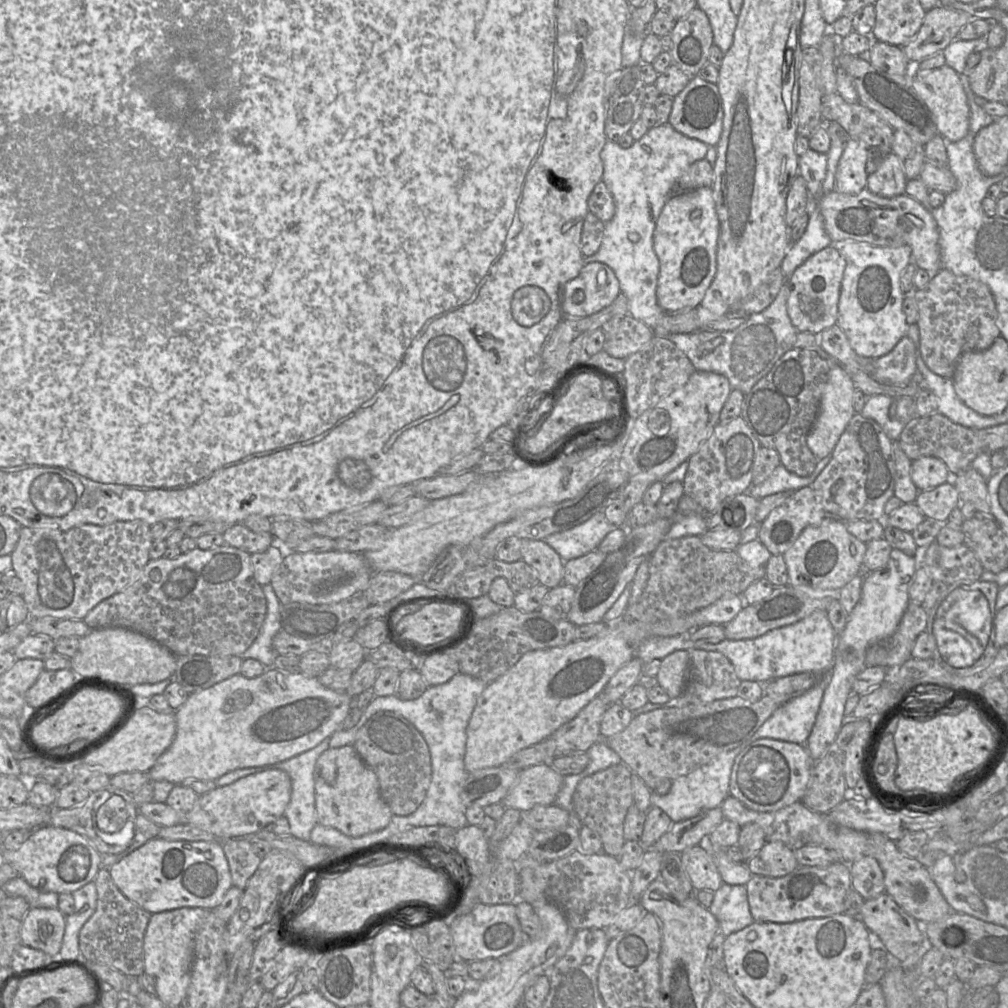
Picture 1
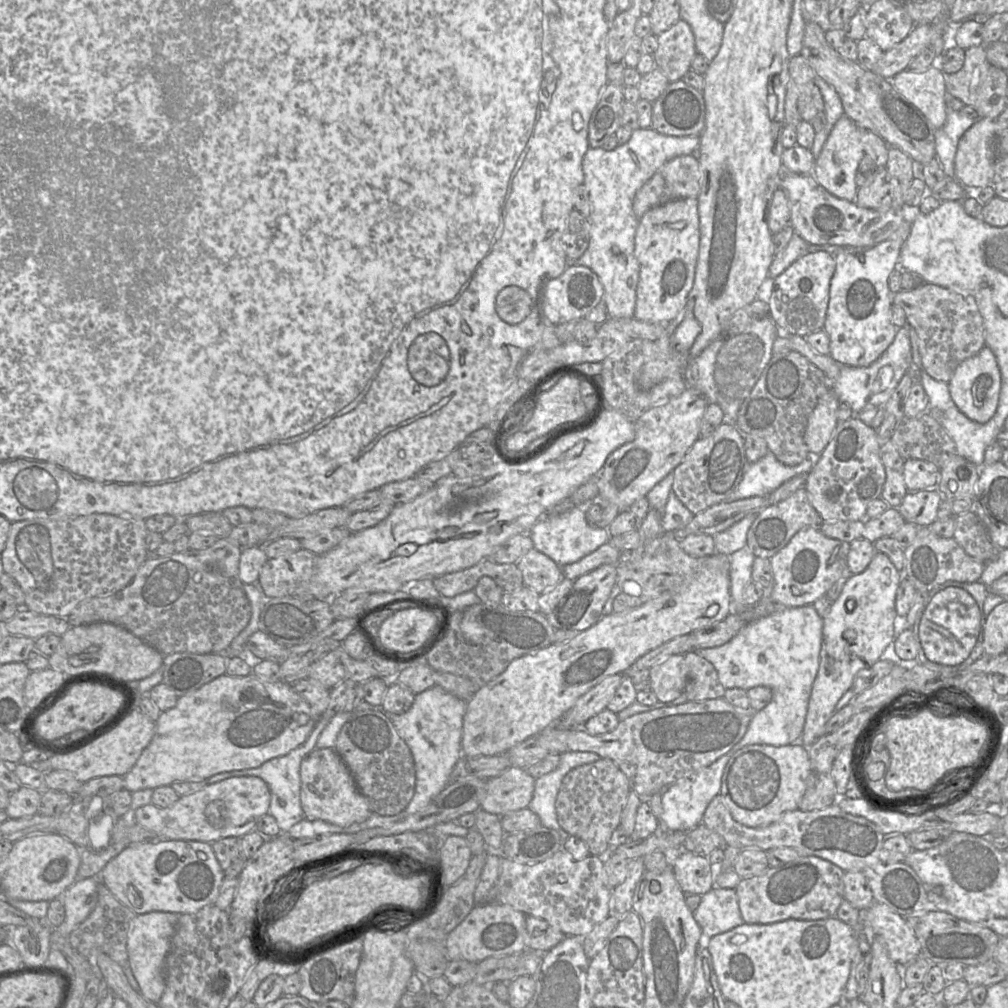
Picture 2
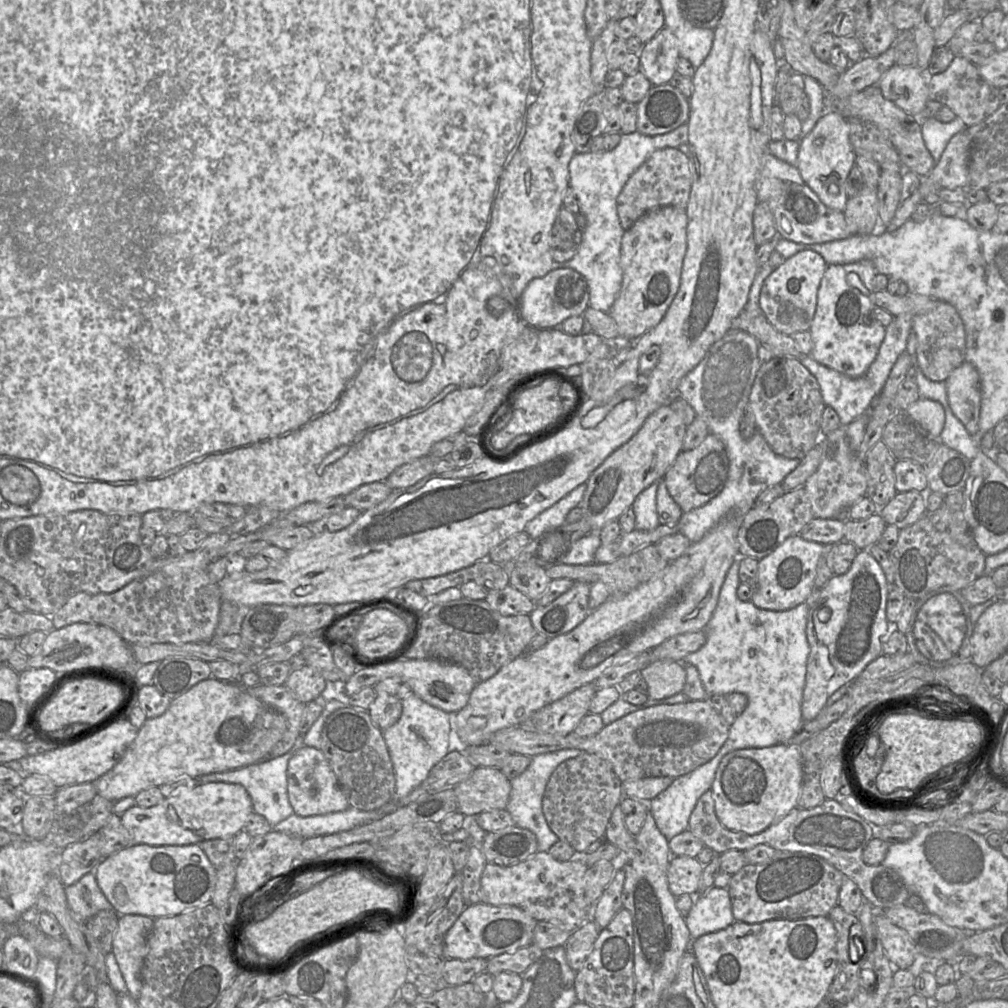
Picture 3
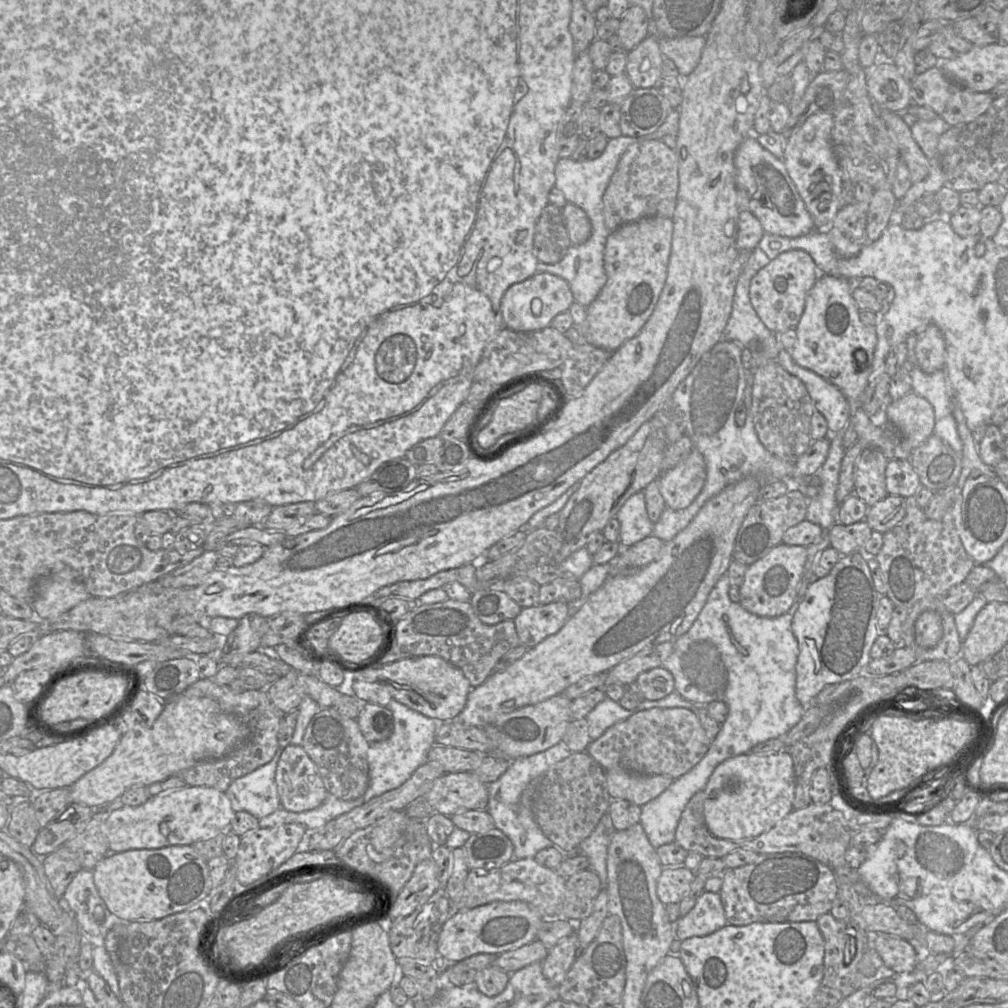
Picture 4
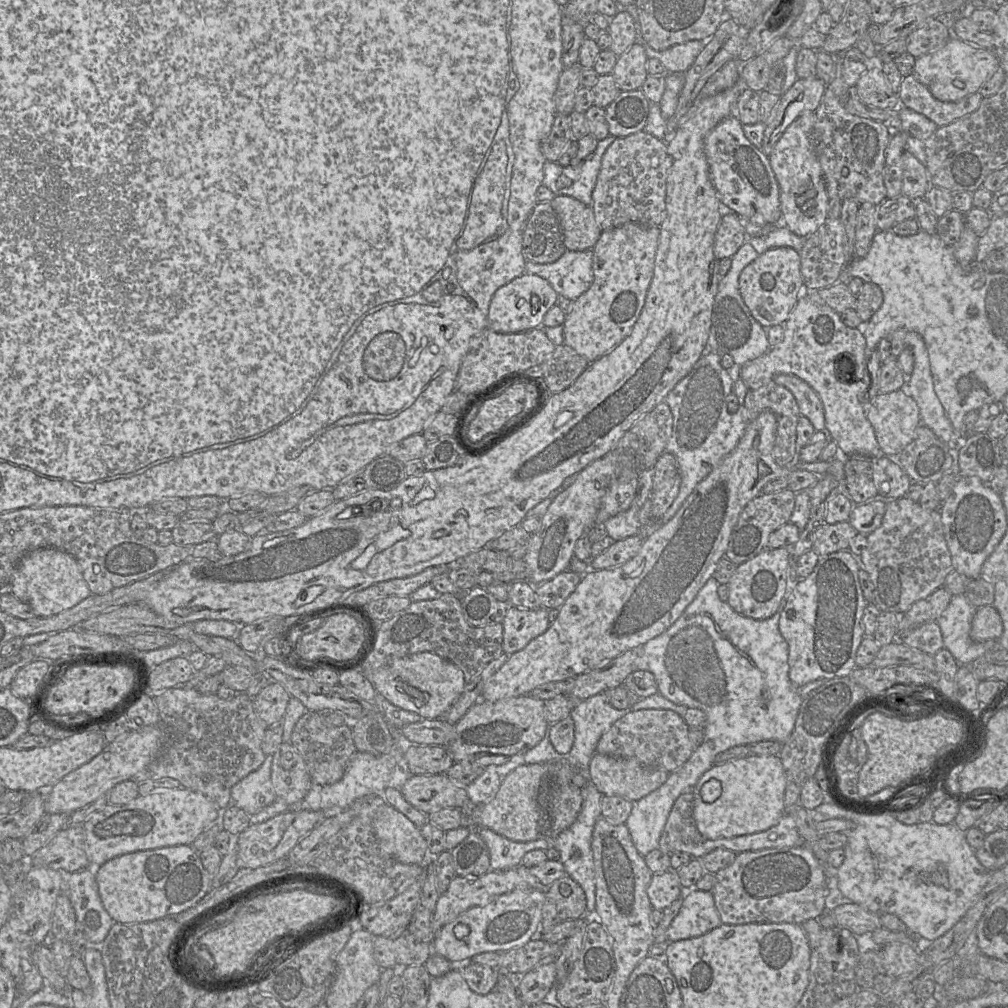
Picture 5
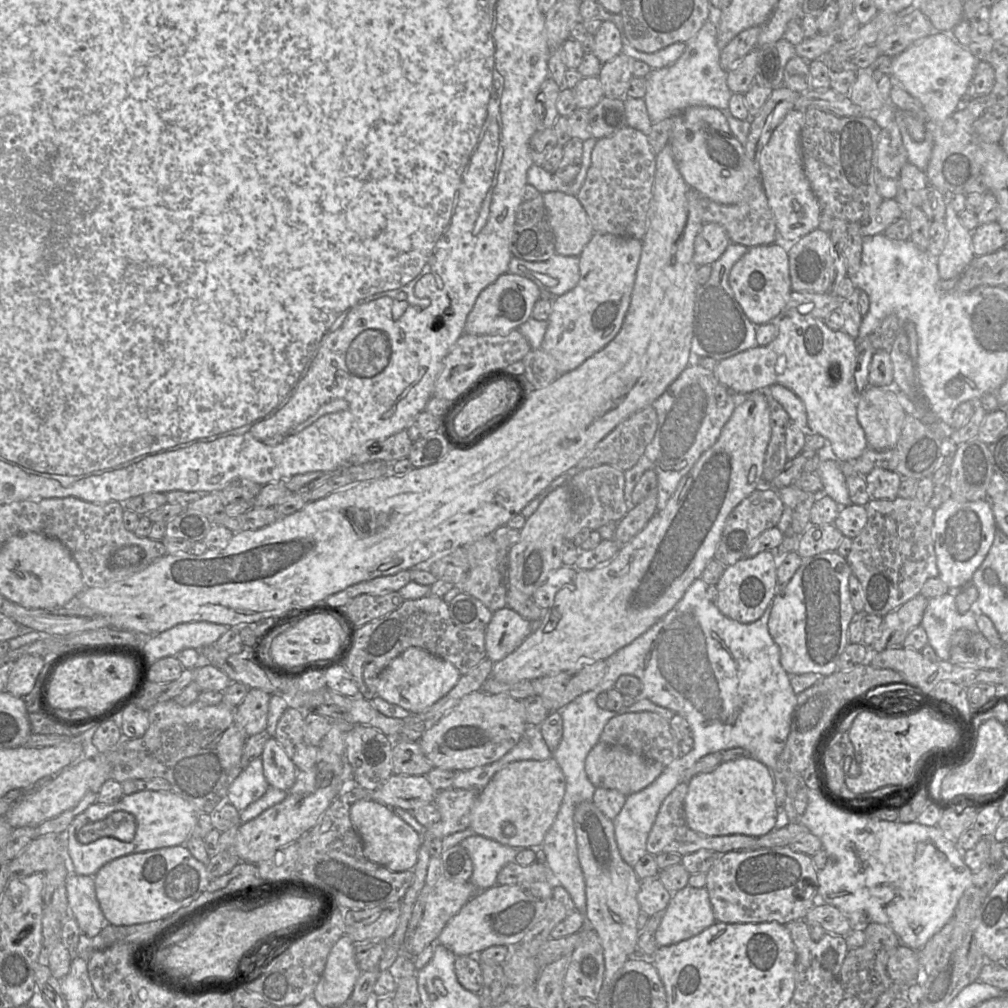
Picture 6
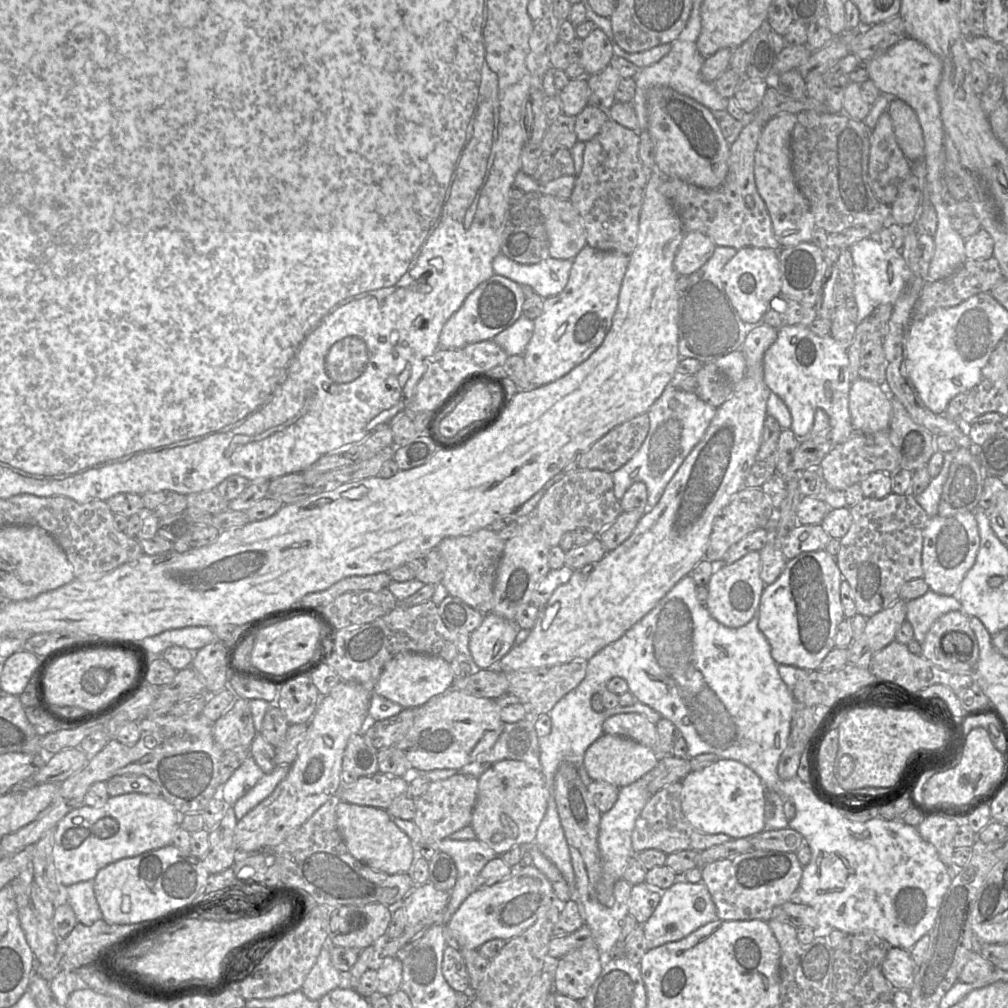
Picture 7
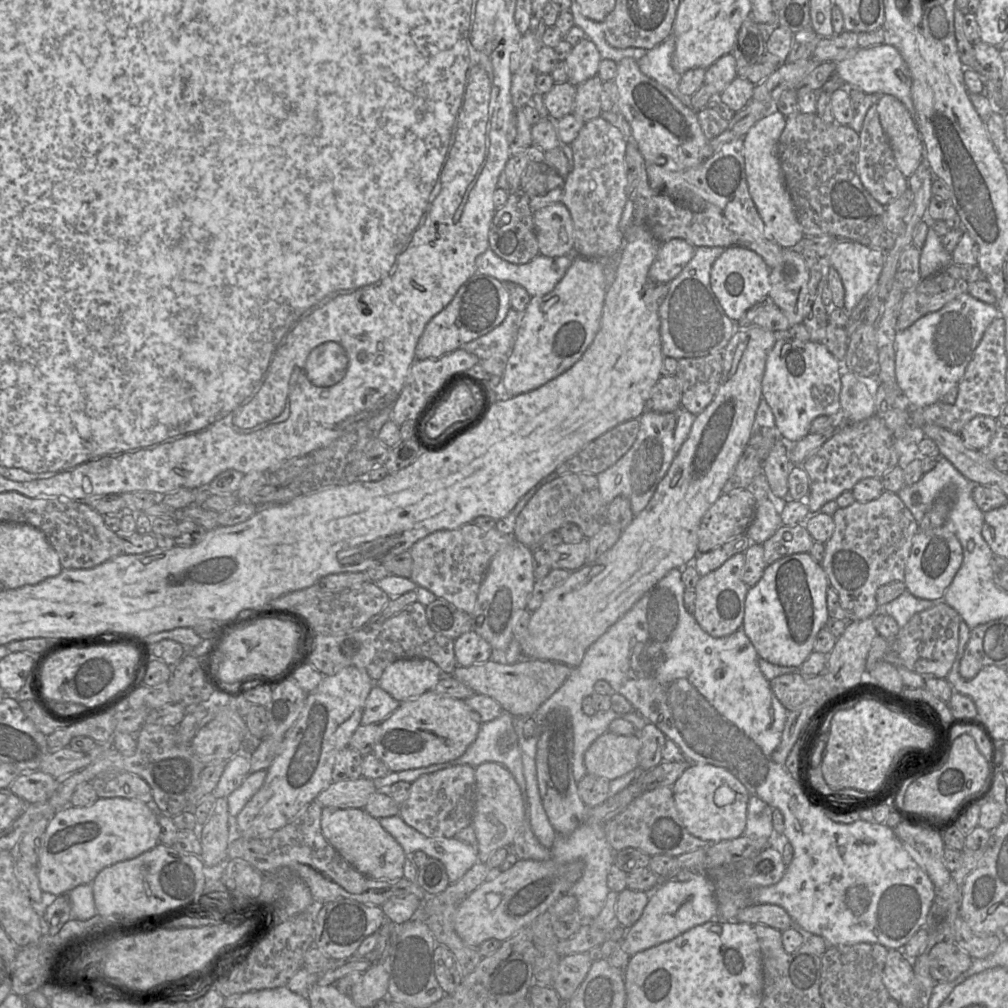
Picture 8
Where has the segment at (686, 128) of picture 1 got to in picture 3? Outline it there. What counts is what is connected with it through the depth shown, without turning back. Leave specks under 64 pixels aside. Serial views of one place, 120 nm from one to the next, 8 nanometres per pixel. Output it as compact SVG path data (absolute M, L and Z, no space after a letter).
M669 83L652 85L645 97L637 103L637 132L660 135L687 124L690 117L690 101Z

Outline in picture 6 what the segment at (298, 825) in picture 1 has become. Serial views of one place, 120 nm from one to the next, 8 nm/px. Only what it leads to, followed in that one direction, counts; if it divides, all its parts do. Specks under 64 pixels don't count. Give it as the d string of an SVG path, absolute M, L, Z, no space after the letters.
M259 757L251 761L232 782L227 801L241 812L261 798L269 787L264 776L262 759Z

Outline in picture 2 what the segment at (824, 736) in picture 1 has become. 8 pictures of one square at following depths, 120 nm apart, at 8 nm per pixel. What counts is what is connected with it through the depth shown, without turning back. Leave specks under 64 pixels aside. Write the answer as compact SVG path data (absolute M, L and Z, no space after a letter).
M877 552L862 573L847 580L838 599L831 604L829 613L823 618L819 668L800 740L804 746L810 746L824 734L825 724L835 712L840 698L851 689L857 673L890 653L895 640L895 600L901 579L901 573L890 559Z

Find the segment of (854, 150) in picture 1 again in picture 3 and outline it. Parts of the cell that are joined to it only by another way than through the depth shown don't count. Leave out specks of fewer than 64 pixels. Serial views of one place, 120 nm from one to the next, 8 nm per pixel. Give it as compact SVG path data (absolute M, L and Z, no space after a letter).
M830 112L822 116L812 131L799 140L800 147L796 168L804 182L830 209L843 212L849 200L845 183L849 172L856 165L856 153L849 138L849 120L841 113Z

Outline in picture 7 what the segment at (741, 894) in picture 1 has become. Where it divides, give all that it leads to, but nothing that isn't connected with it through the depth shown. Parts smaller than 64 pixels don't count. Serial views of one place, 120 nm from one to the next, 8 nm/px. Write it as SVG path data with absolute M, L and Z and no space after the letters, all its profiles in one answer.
M675 882L662 891L661 899L651 917L643 924L647 950L665 943L681 940L703 925L717 920L716 907L706 885L698 883Z

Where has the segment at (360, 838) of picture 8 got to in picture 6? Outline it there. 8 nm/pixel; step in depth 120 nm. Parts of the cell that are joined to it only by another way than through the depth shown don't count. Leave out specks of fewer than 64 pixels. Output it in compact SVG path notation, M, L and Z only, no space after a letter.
M359 800L350 808L350 820L363 844L365 857L394 871L412 870L417 863L422 835L402 820L383 803L374 800Z

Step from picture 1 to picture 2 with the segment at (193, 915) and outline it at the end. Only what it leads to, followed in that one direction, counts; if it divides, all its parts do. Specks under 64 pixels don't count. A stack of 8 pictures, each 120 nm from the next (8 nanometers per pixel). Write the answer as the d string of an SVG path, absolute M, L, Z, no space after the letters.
M171 912L136 914L129 925L126 942L129 965L140 987L140 993L154 1003L159 1002L165 989L165 960L170 950L179 915Z

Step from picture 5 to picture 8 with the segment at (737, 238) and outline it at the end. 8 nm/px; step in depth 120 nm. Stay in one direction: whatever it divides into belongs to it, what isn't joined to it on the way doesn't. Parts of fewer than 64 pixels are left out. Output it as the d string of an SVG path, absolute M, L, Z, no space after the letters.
M679 238L661 242L648 272L649 279L655 284L669 283L693 258L696 248Z

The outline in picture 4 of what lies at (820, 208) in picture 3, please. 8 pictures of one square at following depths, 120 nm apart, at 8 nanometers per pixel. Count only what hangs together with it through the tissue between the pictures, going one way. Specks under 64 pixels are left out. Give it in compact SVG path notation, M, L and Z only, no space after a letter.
M755 136L746 137L738 146L734 165L740 210L750 211L759 220L765 233L793 238L816 229L782 159L763 148Z

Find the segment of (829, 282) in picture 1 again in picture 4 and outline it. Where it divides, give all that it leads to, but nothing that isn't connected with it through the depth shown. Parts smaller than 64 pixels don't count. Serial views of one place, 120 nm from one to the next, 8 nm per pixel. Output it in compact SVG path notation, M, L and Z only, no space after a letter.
M788 250L760 269L751 279L749 296L759 318L774 334L795 328L803 314L807 292L821 273L813 258L804 250Z

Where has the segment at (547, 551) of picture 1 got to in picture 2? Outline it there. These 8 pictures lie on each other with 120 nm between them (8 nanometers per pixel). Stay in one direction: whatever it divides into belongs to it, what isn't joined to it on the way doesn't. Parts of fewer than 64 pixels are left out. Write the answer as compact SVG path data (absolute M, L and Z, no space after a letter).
M532 548L517 563L524 586L539 594L557 585L564 577L562 567L542 552Z

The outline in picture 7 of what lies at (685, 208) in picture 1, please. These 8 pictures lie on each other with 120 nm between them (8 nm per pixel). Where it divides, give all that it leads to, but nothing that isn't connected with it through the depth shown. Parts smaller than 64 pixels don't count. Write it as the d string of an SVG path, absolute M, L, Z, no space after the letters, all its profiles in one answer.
M588 245L576 255L565 288L558 295L544 299L542 313L534 319L533 334L523 354L531 386L542 386L563 377L602 344L612 325L628 263L628 255Z

